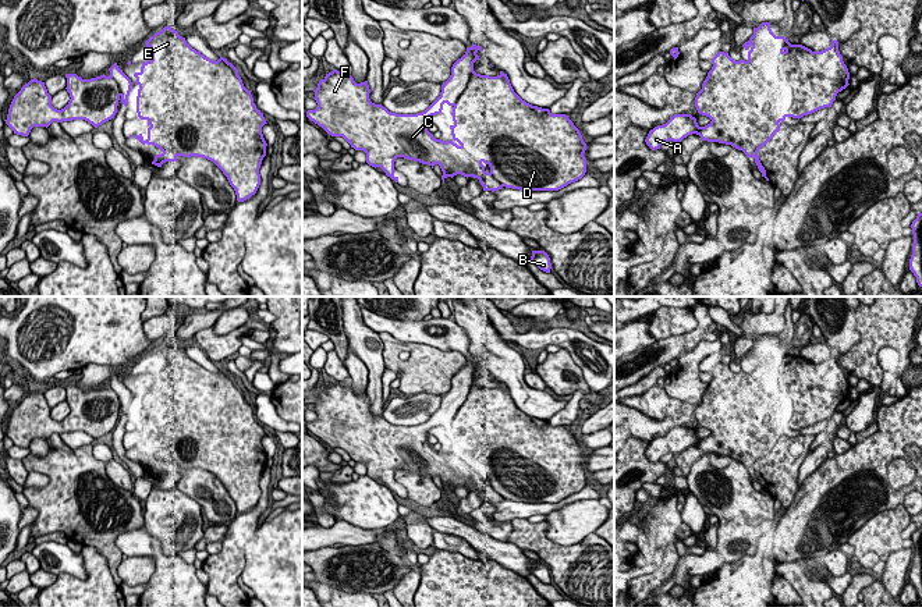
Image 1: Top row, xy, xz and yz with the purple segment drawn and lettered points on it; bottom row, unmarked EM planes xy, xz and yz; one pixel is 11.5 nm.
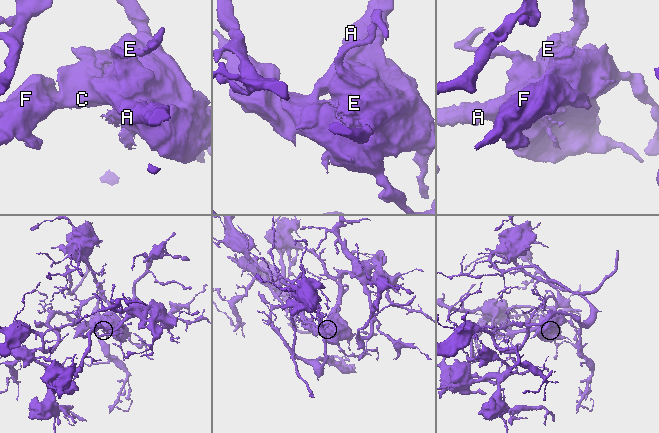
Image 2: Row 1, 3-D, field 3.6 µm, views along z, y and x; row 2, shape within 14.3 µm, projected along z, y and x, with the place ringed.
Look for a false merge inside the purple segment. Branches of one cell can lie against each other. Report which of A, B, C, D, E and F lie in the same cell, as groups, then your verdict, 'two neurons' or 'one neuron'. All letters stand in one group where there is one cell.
groups A B C E F / D; two neurons

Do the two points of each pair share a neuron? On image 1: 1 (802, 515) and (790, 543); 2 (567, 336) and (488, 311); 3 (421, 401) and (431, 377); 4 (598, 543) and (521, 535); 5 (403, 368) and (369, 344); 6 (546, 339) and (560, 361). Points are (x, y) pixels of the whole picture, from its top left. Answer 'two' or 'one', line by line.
1: one
2: one
3: two
4: one
5: two
6: two

